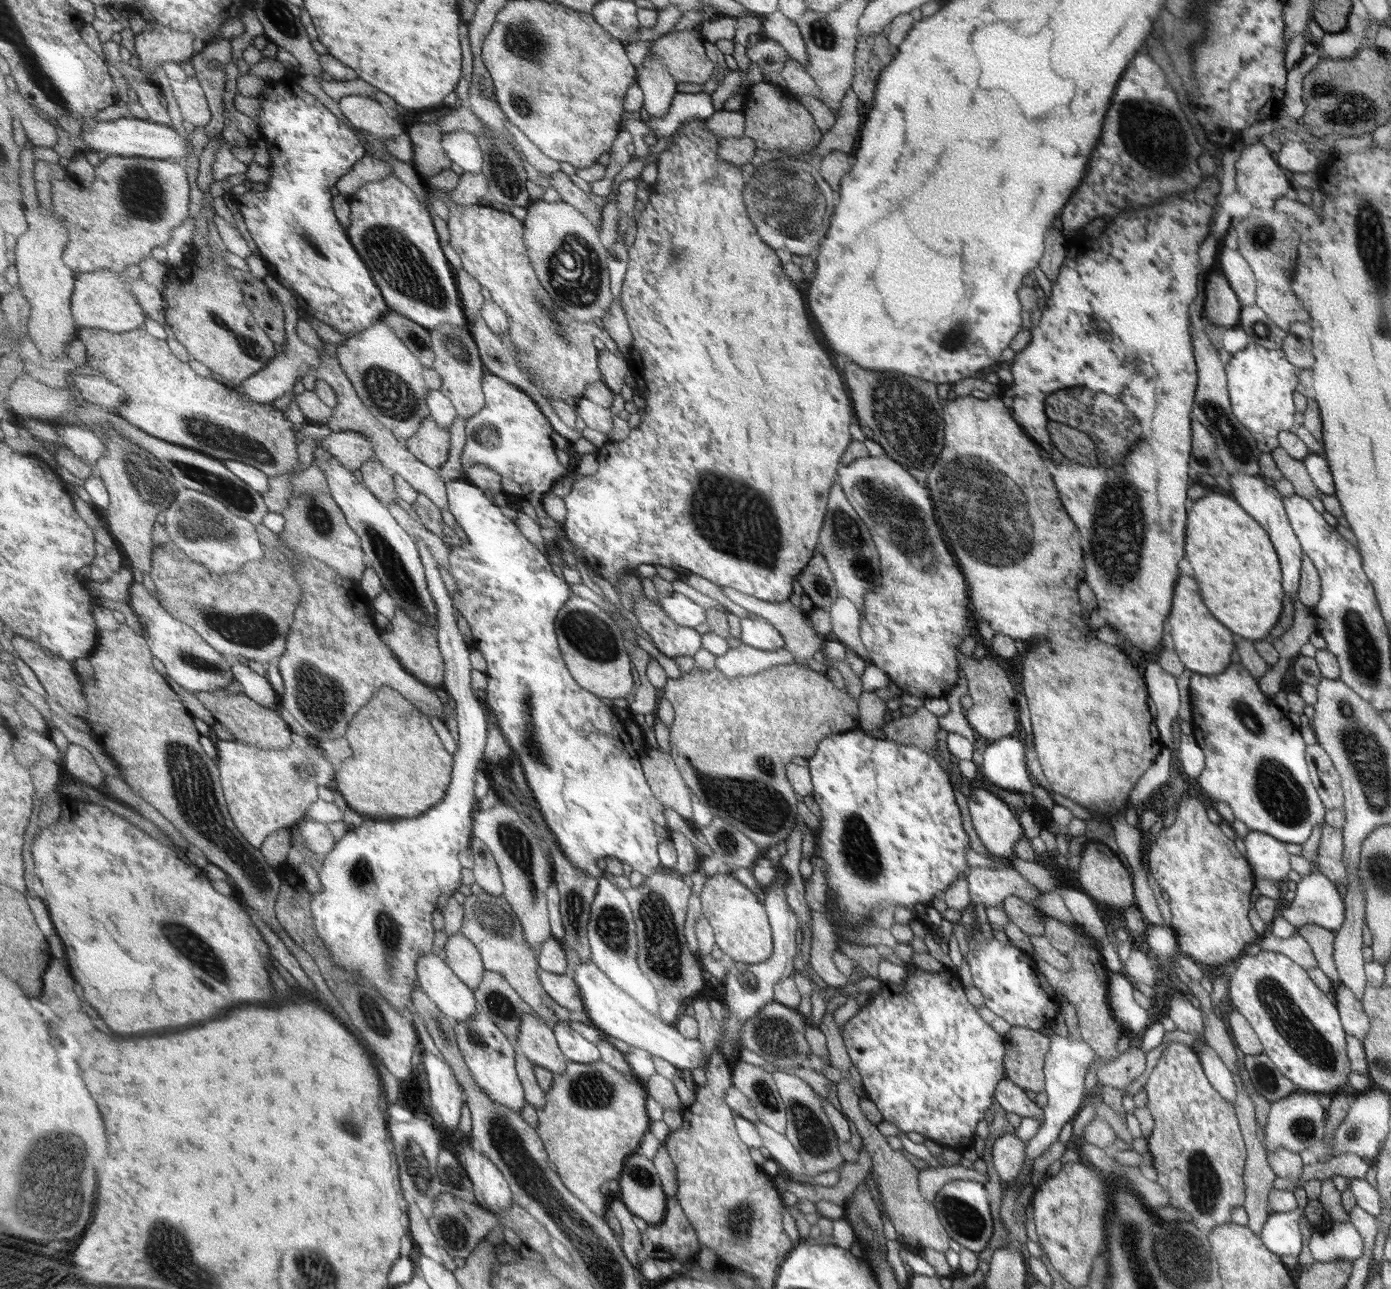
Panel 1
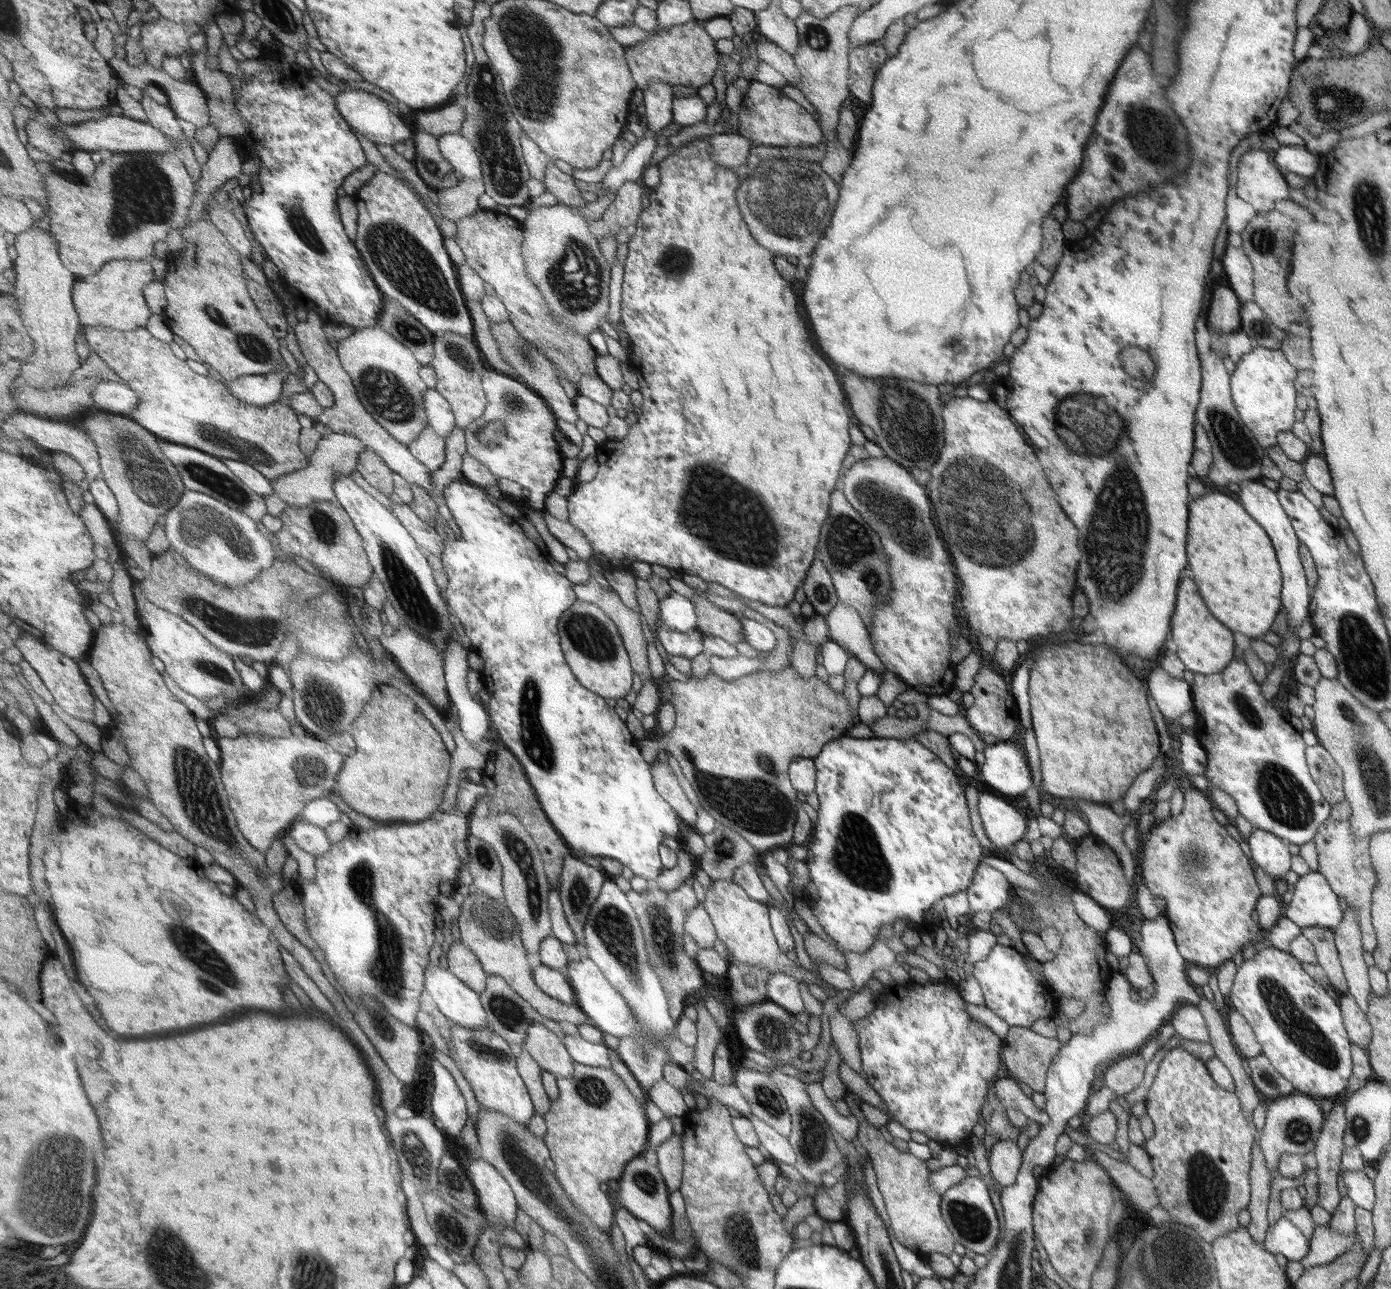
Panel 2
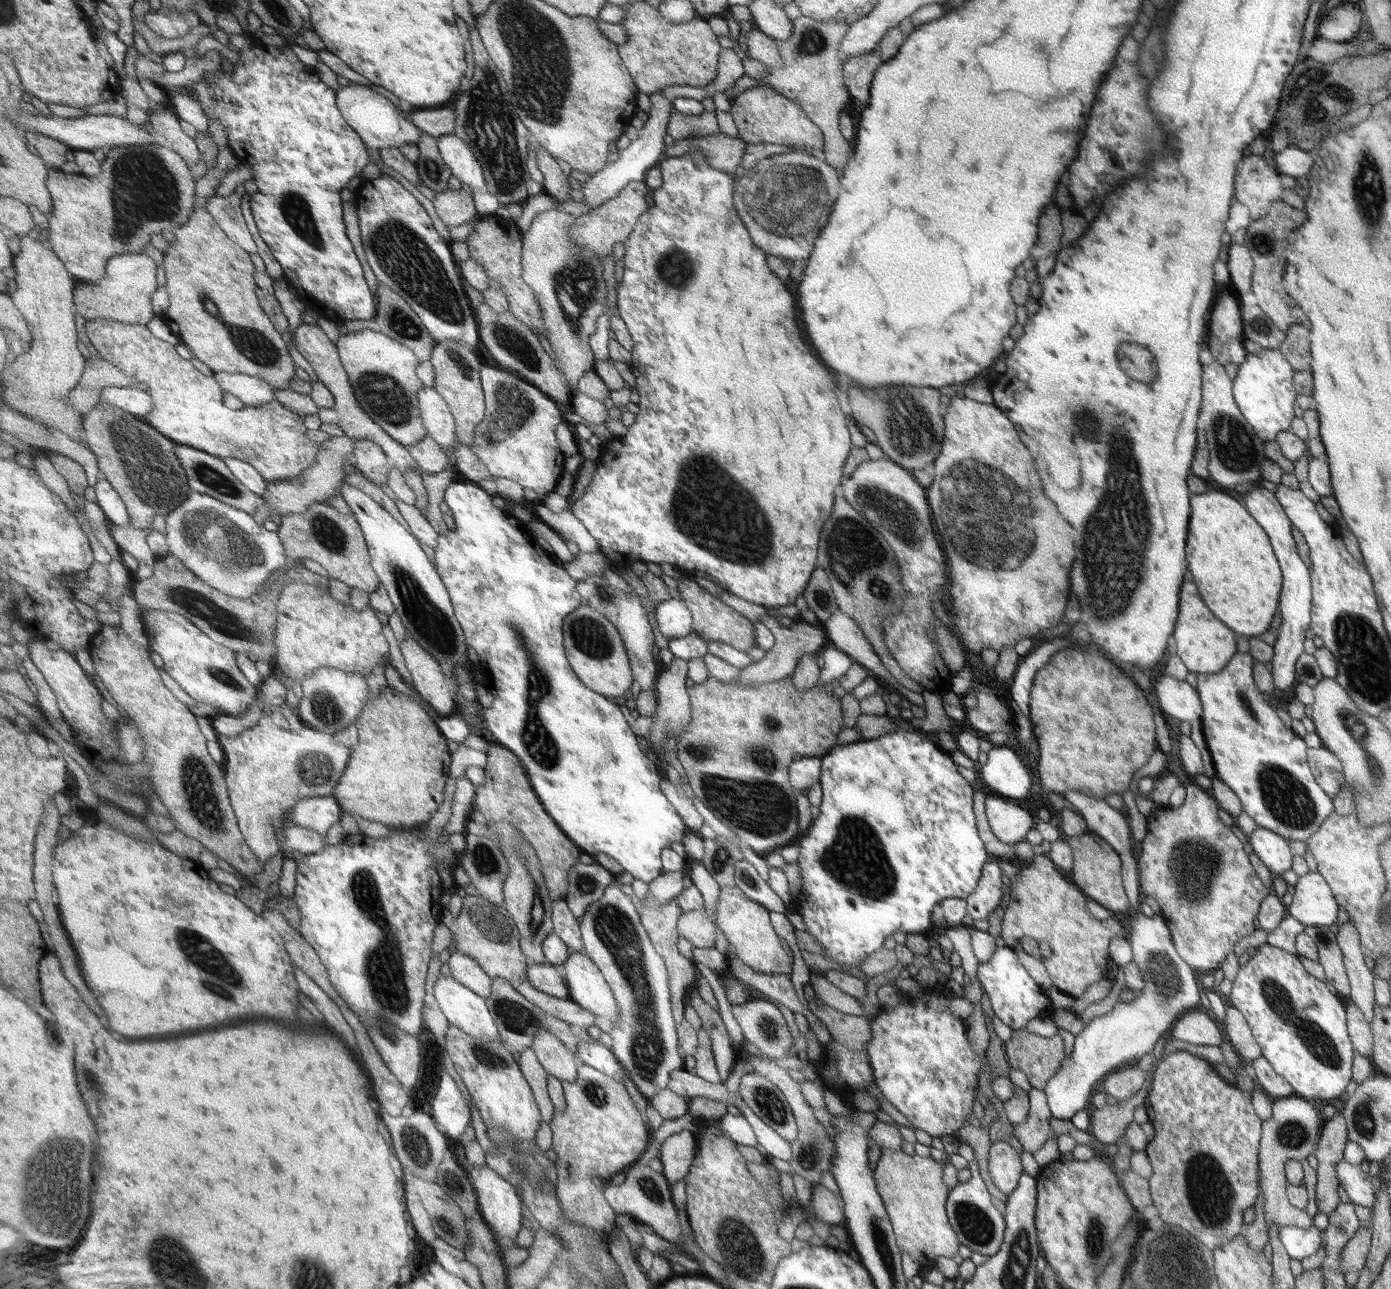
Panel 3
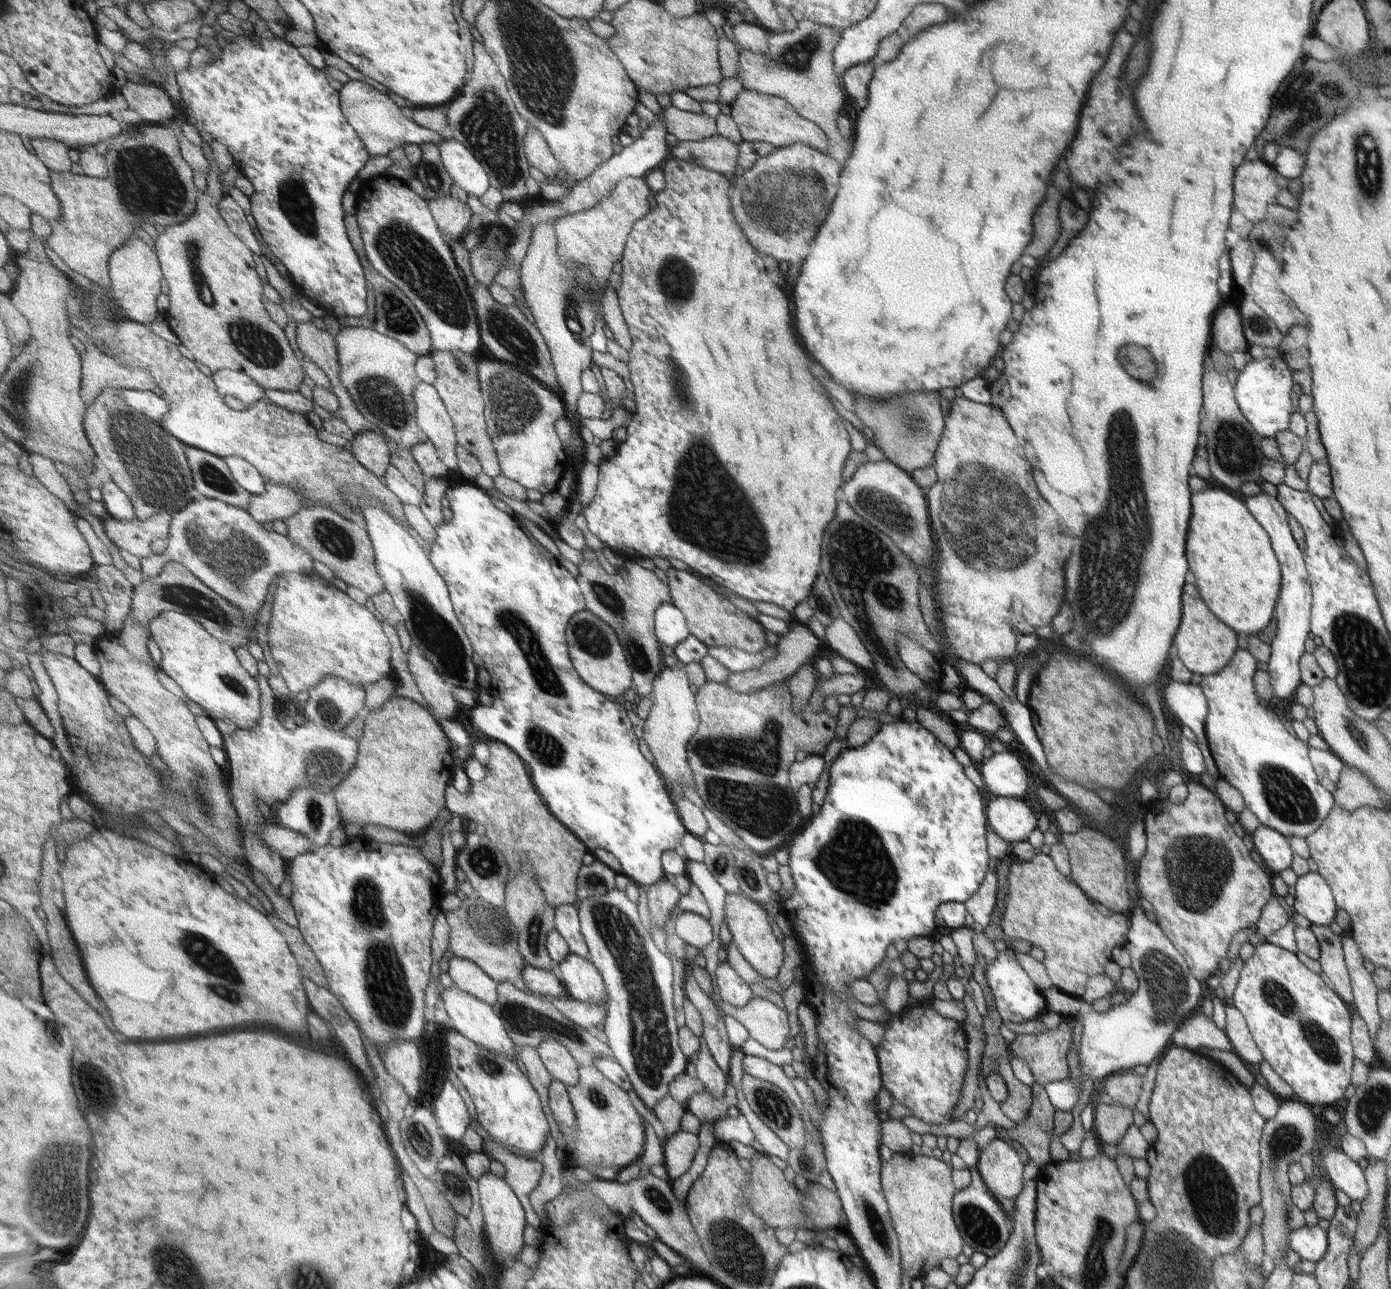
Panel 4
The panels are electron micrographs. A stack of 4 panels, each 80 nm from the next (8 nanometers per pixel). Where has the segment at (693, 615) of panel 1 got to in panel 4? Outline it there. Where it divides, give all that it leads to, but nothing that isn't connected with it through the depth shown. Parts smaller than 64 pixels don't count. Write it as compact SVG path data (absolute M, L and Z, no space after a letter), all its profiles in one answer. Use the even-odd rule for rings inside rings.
M662 604L656 612L656 633L660 643L675 648L677 645L687 641L692 632L689 630L687 615L675 604Z

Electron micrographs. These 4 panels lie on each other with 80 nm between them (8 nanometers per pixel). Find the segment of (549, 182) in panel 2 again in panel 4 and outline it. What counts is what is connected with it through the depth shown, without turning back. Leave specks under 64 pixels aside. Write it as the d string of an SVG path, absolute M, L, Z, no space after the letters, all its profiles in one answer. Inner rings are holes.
M530 126L526 134L525 148L531 166L541 171L547 177L546 180L554 178L561 172L562 166L558 158L554 155L549 143L543 138L541 131L534 126Z

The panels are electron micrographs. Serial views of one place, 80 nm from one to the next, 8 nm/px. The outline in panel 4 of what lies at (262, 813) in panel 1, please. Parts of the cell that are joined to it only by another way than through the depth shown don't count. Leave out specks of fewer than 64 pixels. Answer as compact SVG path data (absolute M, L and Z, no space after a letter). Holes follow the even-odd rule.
M259 674L257 685L261 690L261 718L257 720L257 726L250 729L237 728L230 735L223 736L223 750L225 751L228 769L228 782L230 785L230 796L234 807L238 810L238 818L242 834L245 838L247 859L251 868L259 870L273 884L280 887L286 879L287 860L281 858L258 834L260 828L266 824L263 814L259 811L259 802L270 809L277 809L279 805L287 803L295 789L300 786L310 787L319 793L332 794L334 790L349 776L351 769L357 764L360 746L358 739L350 738L343 731L335 731L324 726L317 726L308 721L295 730L289 730L277 717L280 713L278 700L274 697L267 678Z

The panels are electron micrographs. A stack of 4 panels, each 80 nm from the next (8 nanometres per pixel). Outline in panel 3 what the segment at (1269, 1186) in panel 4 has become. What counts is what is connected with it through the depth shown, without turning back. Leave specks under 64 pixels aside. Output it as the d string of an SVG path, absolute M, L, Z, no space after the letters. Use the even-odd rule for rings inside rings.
M1299 1096L1273 1099L1271 1106L1271 1116L1262 1121L1261 1134L1258 1142L1258 1172L1259 1188L1264 1196L1263 1208L1267 1229L1271 1221L1275 1226L1296 1226L1307 1229L1312 1226L1312 1218L1289 1204L1286 1197L1286 1178L1284 1175L1284 1162L1287 1159L1306 1158L1316 1149L1319 1134L1319 1114L1313 1108L1312 1102Z

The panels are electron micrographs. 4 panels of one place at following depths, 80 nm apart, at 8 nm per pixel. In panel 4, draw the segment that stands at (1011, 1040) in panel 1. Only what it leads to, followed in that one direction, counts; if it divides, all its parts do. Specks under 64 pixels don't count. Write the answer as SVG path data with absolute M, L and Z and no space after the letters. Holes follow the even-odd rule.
M1062 1019L1057 1028L1048 1029L1045 1033L1016 1034L1012 1042L1007 1042L1008 1050L1010 1056L1026 1062L1033 1082L1044 1086L1070 1075L1065 1055L1071 1036L1071 1028Z

